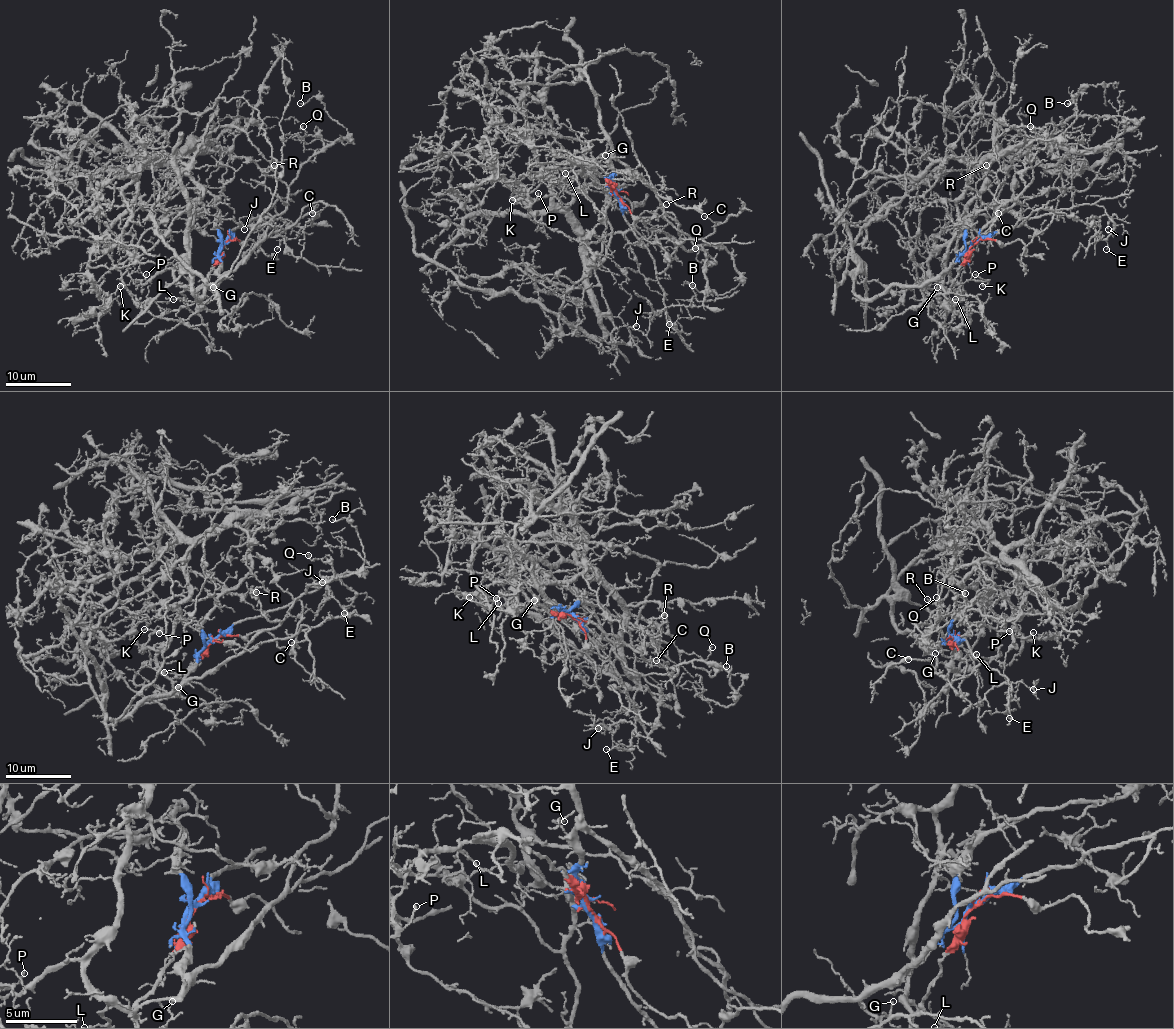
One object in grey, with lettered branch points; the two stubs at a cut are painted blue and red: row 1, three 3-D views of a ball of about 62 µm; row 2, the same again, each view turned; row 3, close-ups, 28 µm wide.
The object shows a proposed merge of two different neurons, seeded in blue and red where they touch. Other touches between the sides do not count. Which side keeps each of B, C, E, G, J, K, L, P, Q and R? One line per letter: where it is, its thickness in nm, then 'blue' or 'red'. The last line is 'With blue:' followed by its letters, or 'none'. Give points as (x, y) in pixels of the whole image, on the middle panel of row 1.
B: place (692, 285); calibre 120 nm; blue
C: place (704, 216); calibre 110 nm; blue
E: place (669, 324); calibre 100 nm; blue
G: place (605, 155); calibre 110 nm; red
J: place (636, 326); calibre 130 nm; blue
K: place (512, 200); calibre 150 nm; red
L: place (565, 173); calibre 170 nm; red
P: place (538, 193); calibre 140 nm; red
Q: place (695, 248); calibre 180 nm; blue
R: place (666, 204); calibre 200 nm; blue
With blue: B, C, E, J, Q, R

